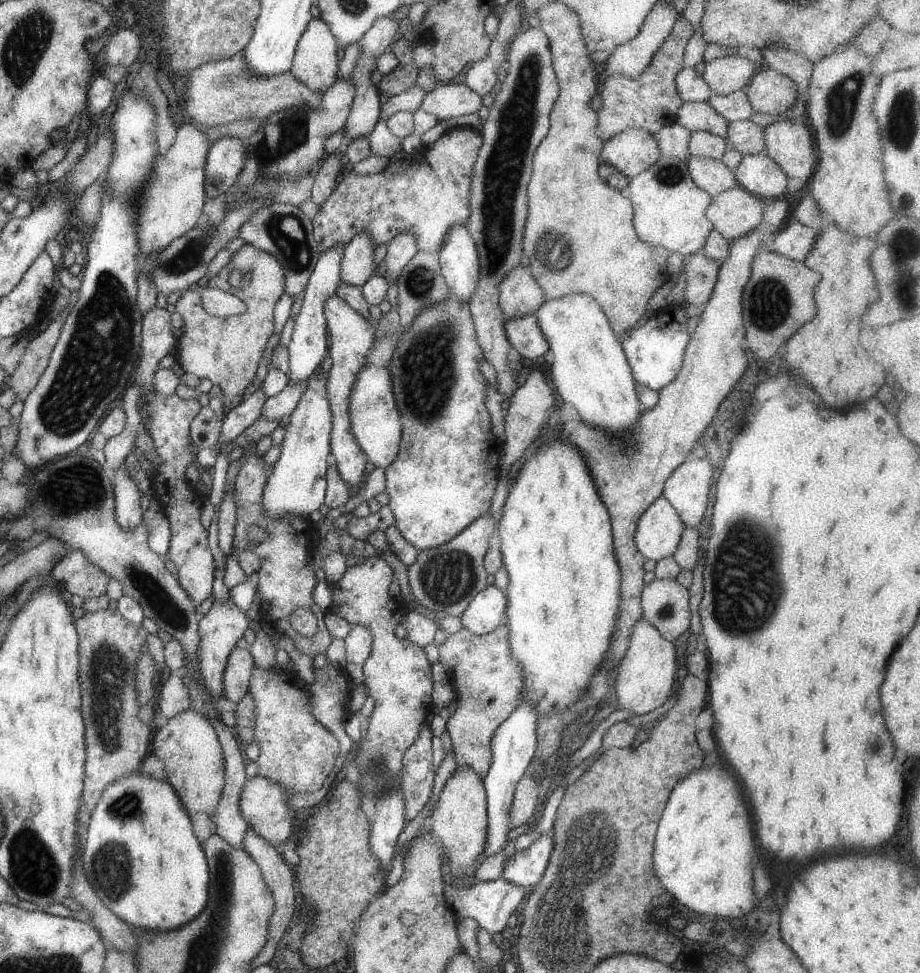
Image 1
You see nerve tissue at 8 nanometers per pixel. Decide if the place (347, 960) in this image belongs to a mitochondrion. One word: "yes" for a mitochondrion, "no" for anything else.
no

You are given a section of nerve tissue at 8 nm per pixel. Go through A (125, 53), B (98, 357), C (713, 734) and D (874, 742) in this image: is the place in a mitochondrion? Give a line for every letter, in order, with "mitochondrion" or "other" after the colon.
A: other
B: mitochondrion
C: other
D: mitochondrion

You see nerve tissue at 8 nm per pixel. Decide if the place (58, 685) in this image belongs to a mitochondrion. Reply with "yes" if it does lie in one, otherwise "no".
no

